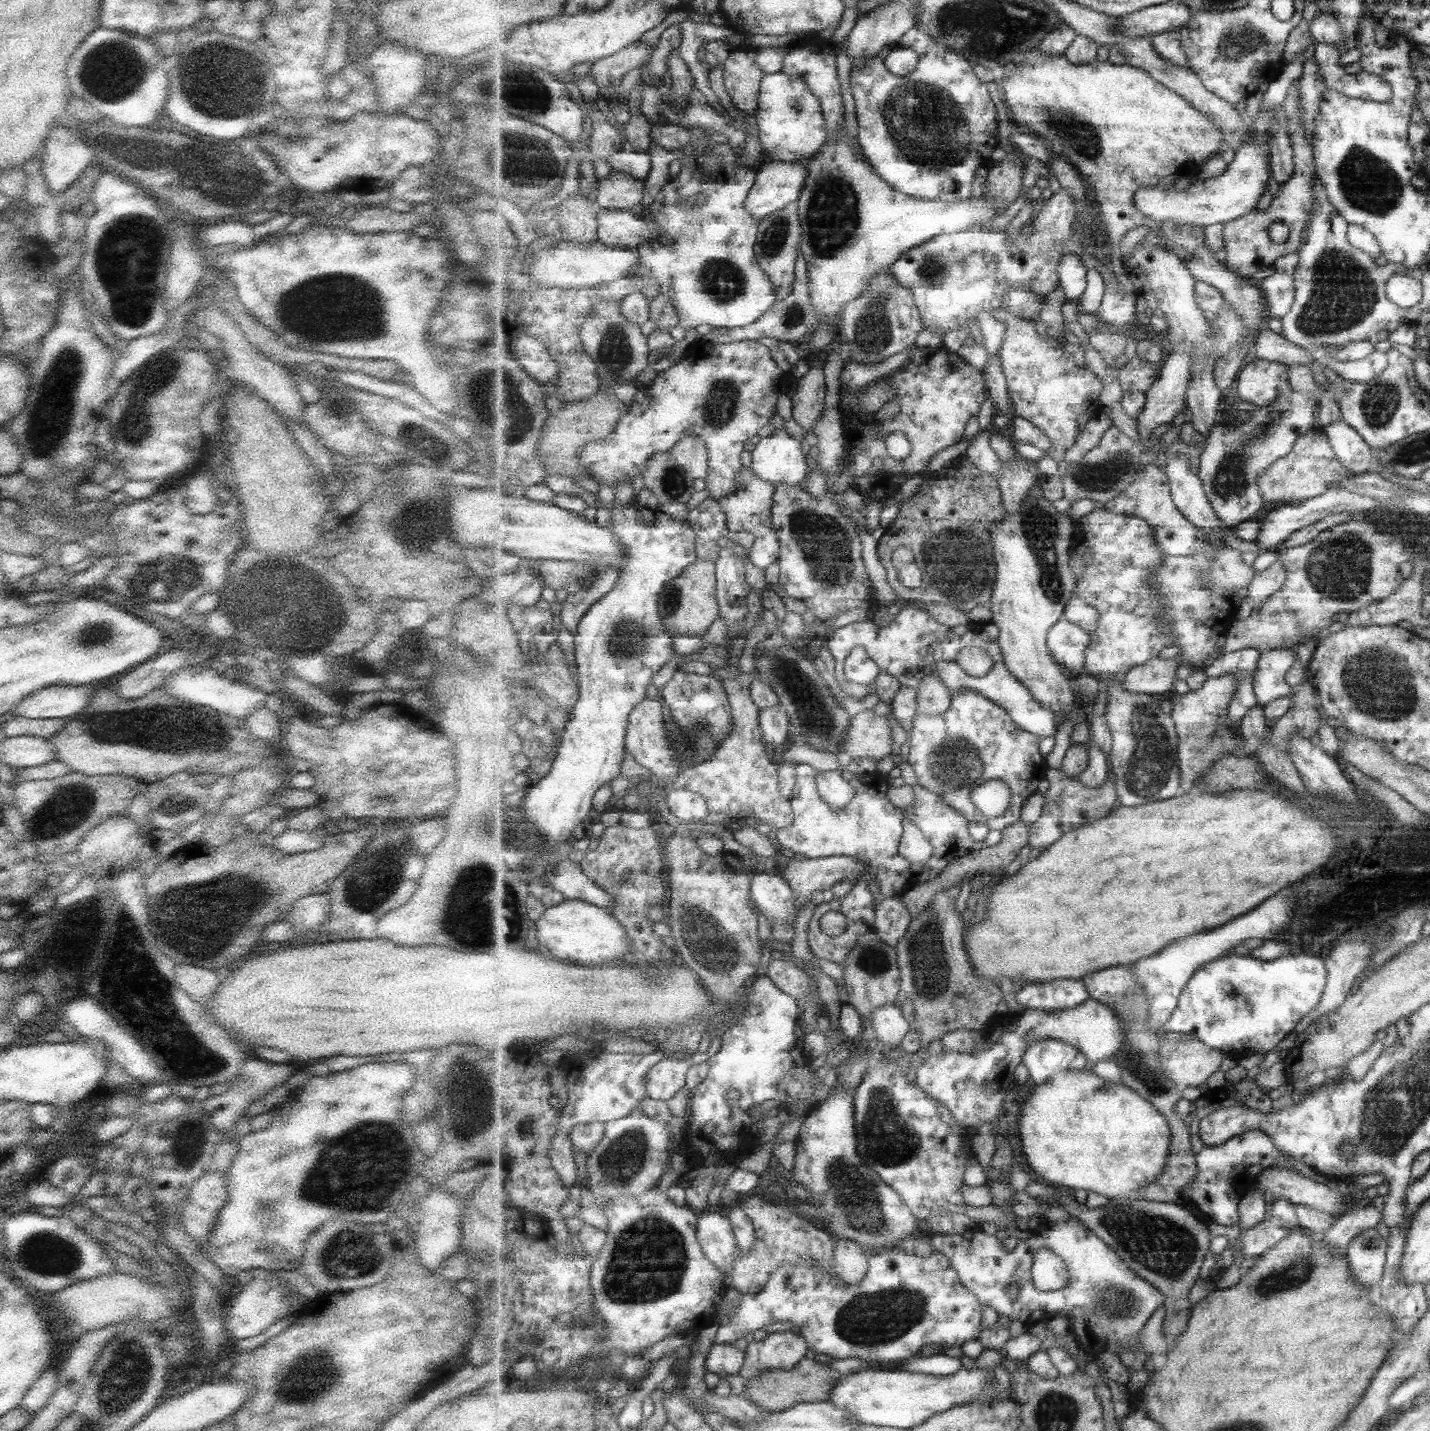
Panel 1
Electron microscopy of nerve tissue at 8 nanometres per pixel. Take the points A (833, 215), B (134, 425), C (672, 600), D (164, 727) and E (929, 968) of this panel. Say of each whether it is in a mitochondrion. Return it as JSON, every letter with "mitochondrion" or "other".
{"A":"mitochondrion","B":"mitochondrion","C":"mitochondrion","D":"mitochondrion","E":"mitochondrion"}

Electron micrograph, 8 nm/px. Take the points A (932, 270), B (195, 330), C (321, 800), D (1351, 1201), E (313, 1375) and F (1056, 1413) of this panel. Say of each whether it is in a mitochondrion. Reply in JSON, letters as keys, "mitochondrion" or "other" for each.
{"A":"mitochondrion","B":"other","C":"other","D":"other","E":"mitochondrion","F":"mitochondrion"}

